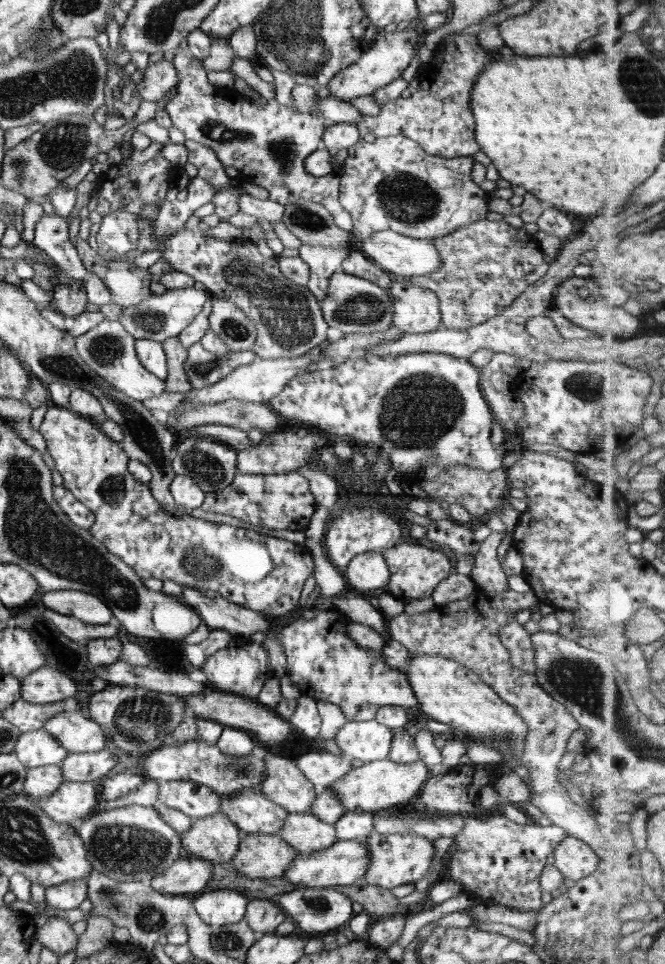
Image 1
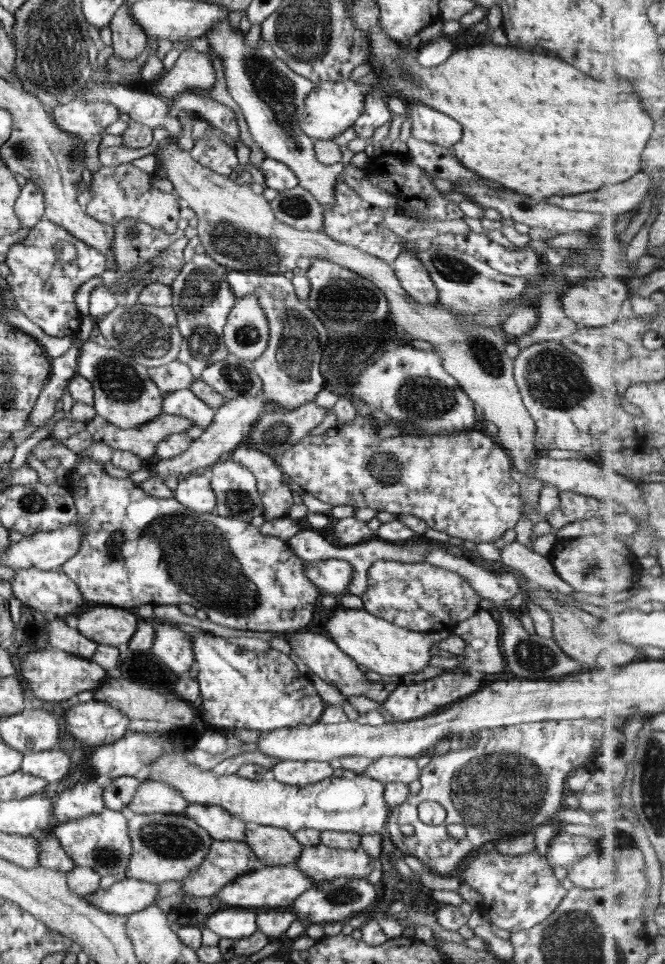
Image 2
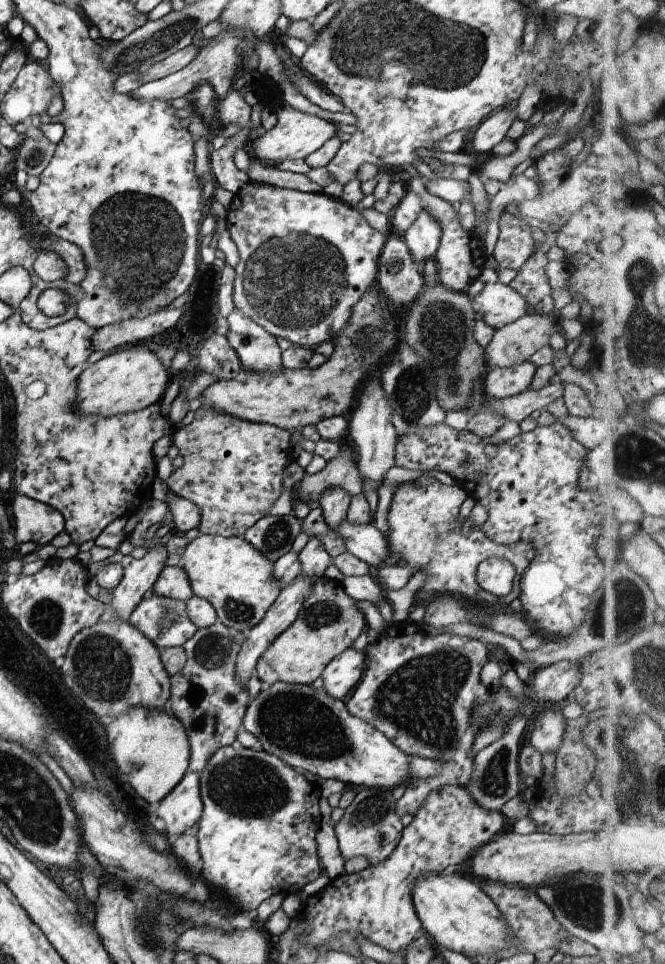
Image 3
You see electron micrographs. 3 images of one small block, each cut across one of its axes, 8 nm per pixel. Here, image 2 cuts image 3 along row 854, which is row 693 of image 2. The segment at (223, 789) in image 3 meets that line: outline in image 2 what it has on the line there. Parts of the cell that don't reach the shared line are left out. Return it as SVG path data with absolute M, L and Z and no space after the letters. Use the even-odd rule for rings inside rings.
M206 632L190 635L190 638L199 668L200 716L212 728L248 728L268 732L319 722L326 703L317 693L311 678L299 673L299 665L292 655L274 649L244 649Z

